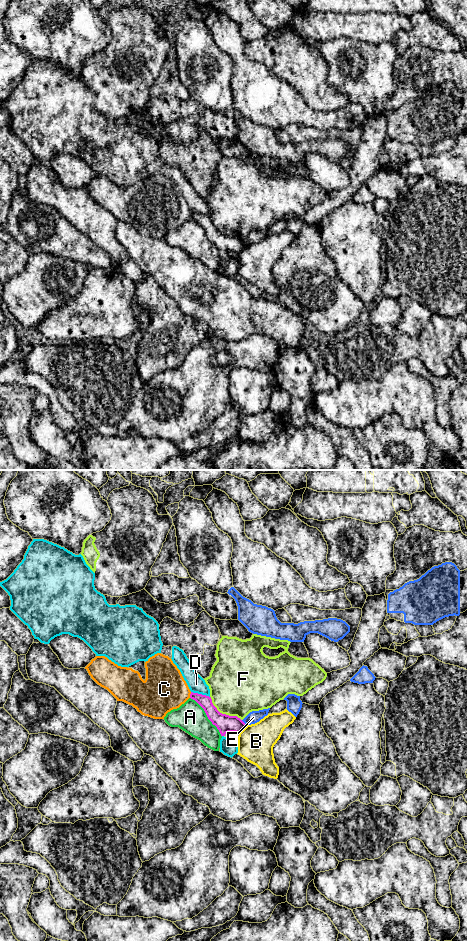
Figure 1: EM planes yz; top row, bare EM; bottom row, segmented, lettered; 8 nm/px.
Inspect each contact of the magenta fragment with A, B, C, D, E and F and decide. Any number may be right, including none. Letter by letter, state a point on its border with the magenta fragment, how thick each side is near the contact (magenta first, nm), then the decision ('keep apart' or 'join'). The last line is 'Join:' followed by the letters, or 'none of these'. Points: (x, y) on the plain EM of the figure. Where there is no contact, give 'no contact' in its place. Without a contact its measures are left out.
A: contact yz (207, 236); calibres 140 and 240 nm; keep apart
B: contact yz (242, 249); calibres 140 and 280 nm; keep apart
C: contact yz (190, 215); calibres 100 and 360 nm; keep apart
D: contact yz (200, 214); calibres 120 and 140 nm; keep apart
E: contact yz (244, 243); calibres 140 and 100 nm; keep apart
F: contact yz (223, 234); calibres 140 and 440 nm; keep apart
Join: none of these

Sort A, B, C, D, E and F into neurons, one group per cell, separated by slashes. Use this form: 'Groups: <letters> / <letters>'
Groups: A / B / C / D / E / F

